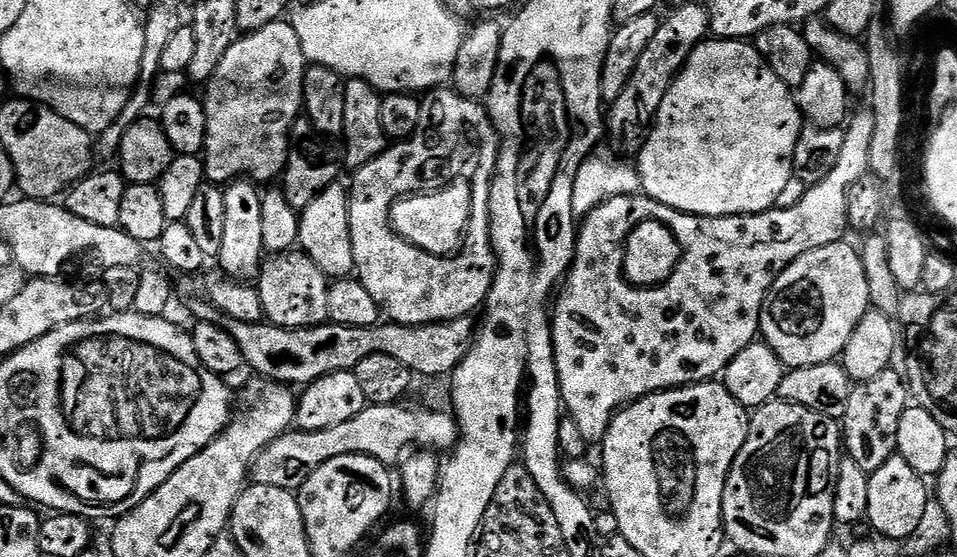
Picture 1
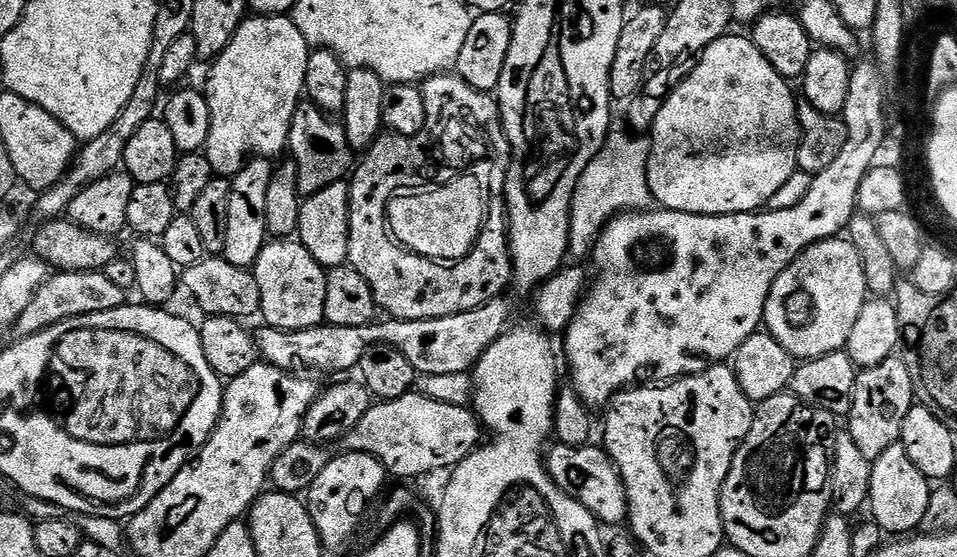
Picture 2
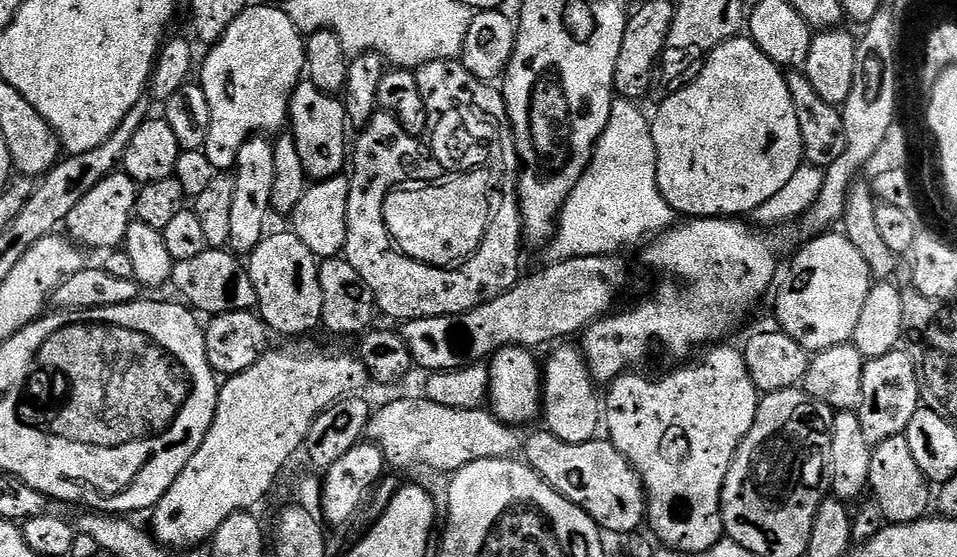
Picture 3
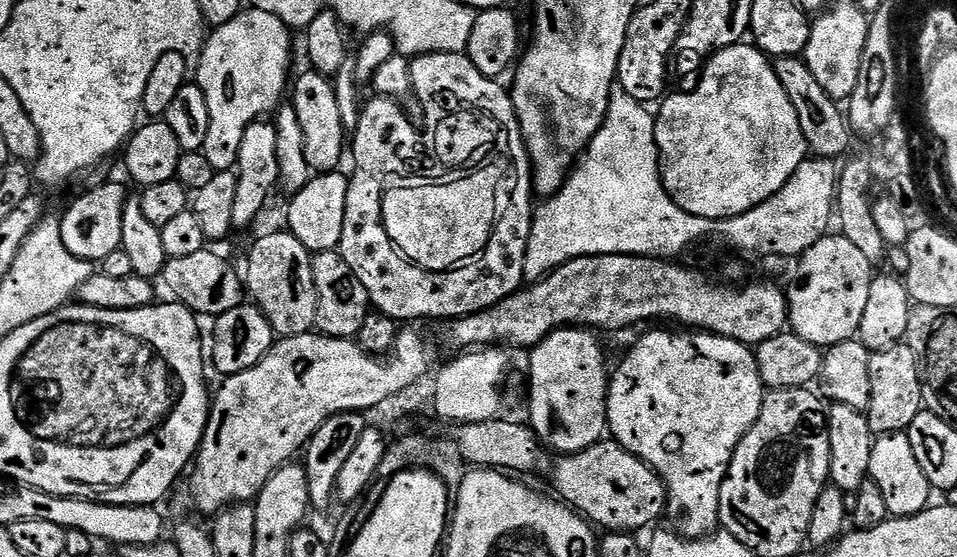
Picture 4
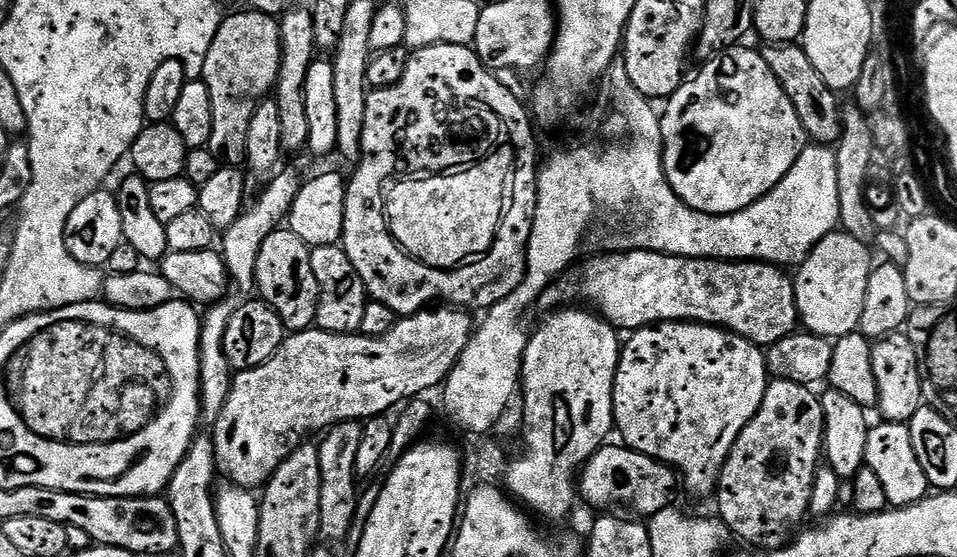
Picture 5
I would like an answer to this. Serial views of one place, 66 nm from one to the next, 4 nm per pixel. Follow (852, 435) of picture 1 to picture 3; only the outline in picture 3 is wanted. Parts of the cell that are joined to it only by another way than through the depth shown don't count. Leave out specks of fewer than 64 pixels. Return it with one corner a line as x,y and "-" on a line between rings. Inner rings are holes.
897,350
890,354
882,354
873,360
865,359
862,370
862,394
860,395
860,405
854,409
858,422
862,428
862,438
866,438
868,445
875,446
886,442
886,438
894,438
907,433
910,426
910,418
922,406
920,399
920,374
917,361
911,360
904,353
904,350

